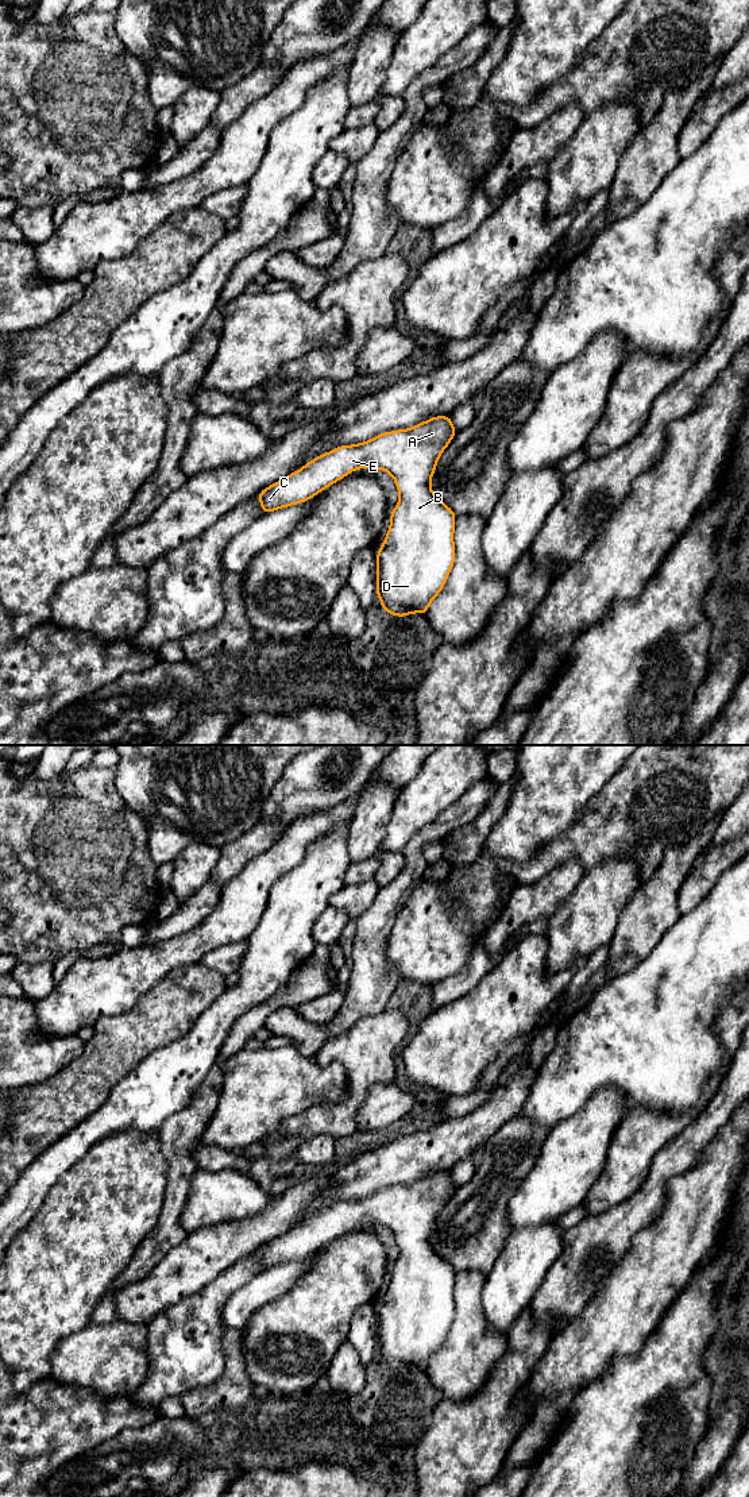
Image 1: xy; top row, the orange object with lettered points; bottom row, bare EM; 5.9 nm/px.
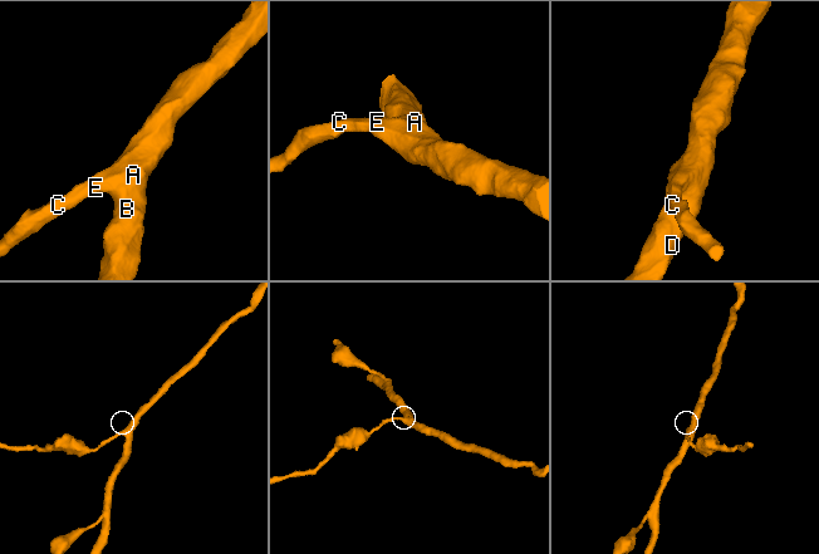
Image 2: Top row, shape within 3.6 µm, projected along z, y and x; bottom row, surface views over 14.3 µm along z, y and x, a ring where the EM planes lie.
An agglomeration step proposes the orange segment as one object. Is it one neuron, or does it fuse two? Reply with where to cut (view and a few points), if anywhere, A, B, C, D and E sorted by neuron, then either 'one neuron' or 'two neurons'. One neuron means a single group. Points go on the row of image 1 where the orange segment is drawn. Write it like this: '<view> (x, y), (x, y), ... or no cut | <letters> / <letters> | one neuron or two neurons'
no cut | A B C D E | one neuron

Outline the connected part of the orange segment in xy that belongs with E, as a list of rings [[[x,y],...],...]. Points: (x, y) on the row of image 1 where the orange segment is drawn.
[[[436,416],[408,429],[383,432],[366,443],[340,445],[259,491],[263,514],[309,501],[351,471],[363,467],[387,471],[394,478],[399,499],[390,514],[382,548],[377,551],[375,595],[379,597],[382,609],[391,616],[426,616],[432,599],[441,593],[455,563],[453,532],[457,516],[432,491],[431,479],[440,455],[456,432],[451,416]]]

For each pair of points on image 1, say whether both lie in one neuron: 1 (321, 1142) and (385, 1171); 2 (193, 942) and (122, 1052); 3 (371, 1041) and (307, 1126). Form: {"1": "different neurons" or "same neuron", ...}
{"1": "different neurons", "2": "different neurons", "3": "same neuron"}

